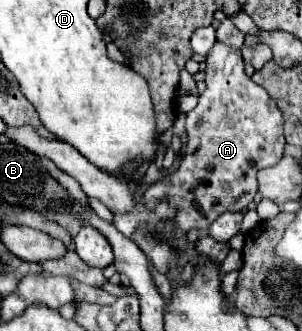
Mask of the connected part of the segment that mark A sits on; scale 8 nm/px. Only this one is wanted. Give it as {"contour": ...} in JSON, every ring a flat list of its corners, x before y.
{"contour":[[218,42,206,56,206,92,200,94,196,108,190,110,186,118,188,118,186,120,188,144,186,144,186,156,178,172,152,184,144,196,148,206,154,206,160,198,168,198,168,202,178,208,176,224,182,230,208,228,220,214,246,210,248,204,254,200,254,196,258,194,258,182,256,182,258,170,274,166,282,158,286,144,282,132,284,120,280,108,276,106,276,102,272,102,268,92,246,76,240,50]]}

